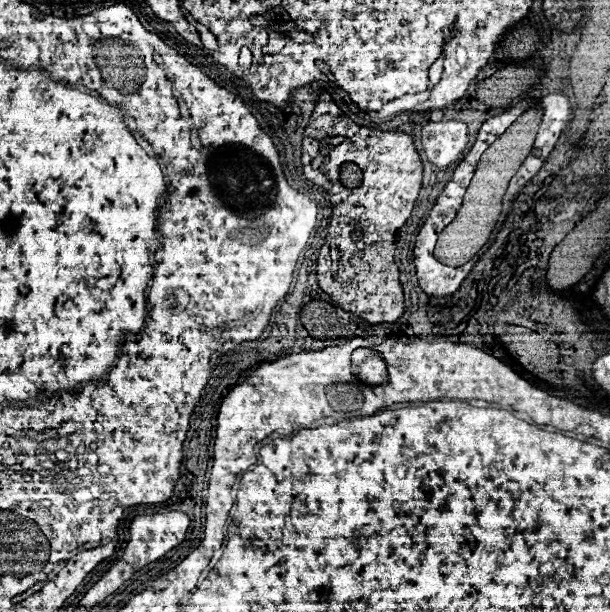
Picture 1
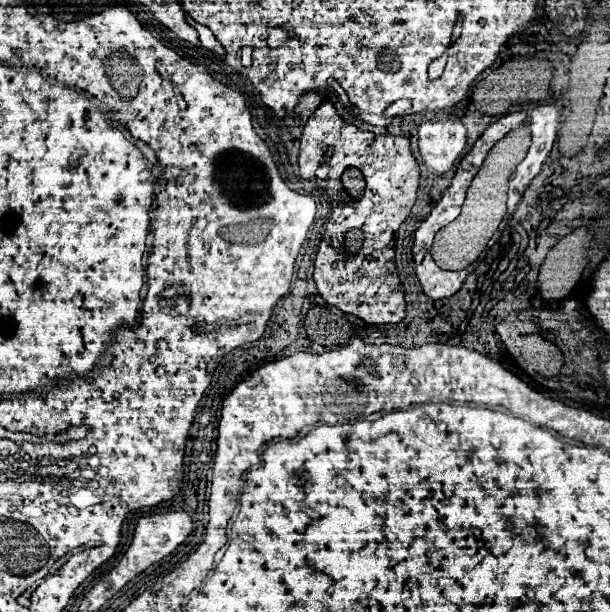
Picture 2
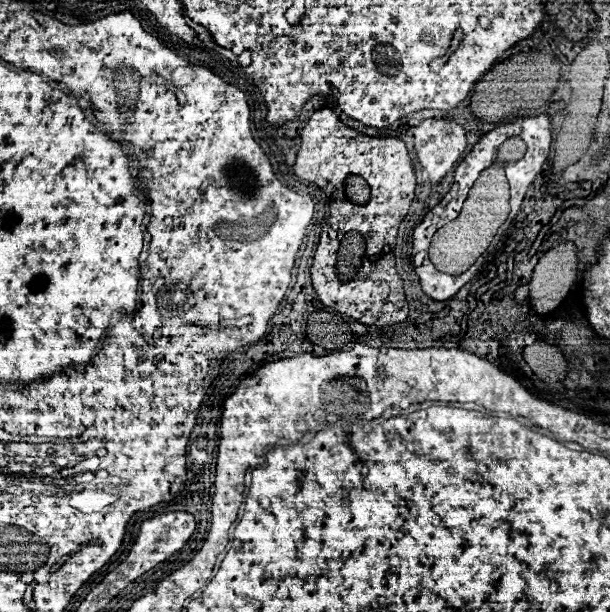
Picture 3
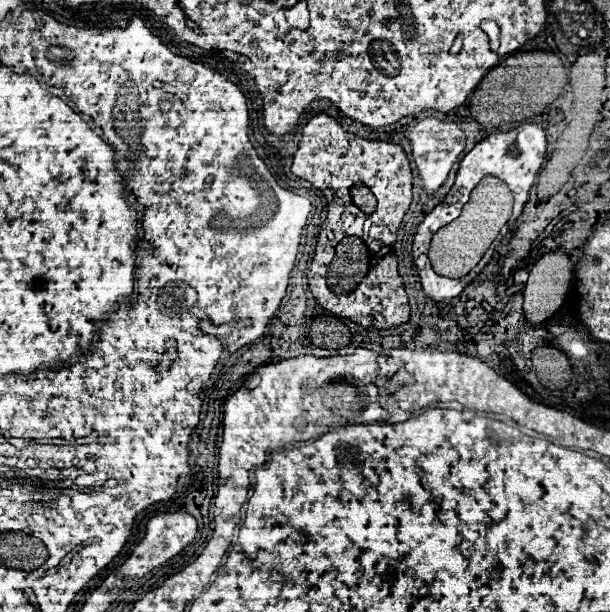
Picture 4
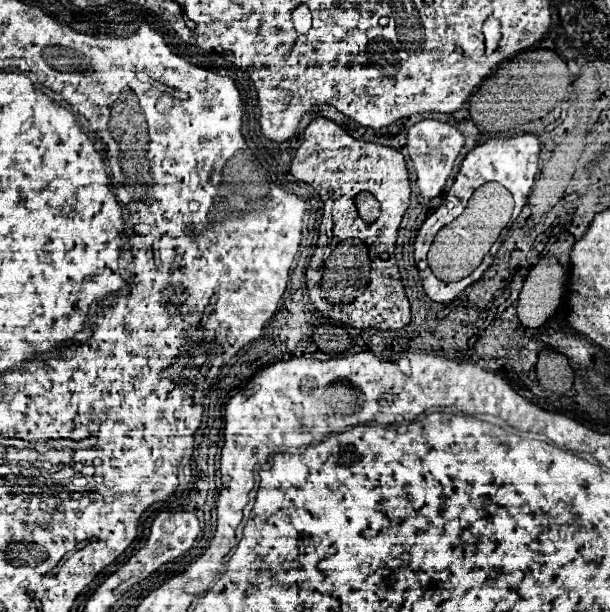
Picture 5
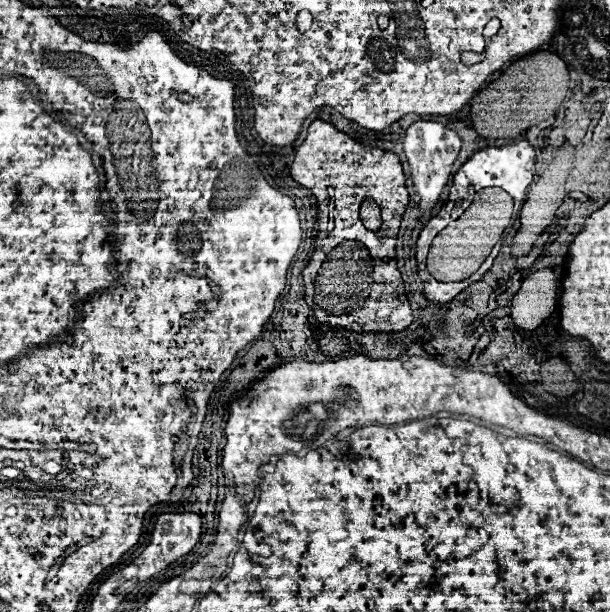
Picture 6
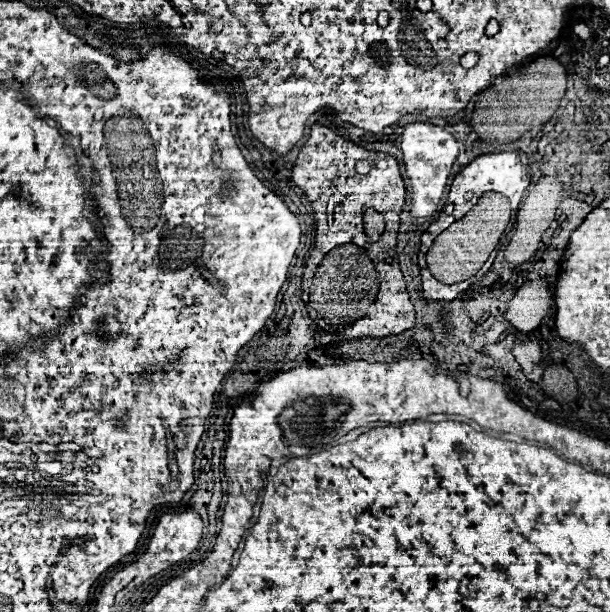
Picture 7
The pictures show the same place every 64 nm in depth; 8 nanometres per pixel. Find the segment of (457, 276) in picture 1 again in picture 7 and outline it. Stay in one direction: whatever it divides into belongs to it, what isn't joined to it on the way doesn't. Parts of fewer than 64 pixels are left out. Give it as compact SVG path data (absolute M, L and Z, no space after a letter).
M422 272L422 288L424 288L424 298L426 300L454 300L458 294L466 292L472 284L476 284L480 278L472 276L460 284L440 284L438 280L432 278L432 274Z

